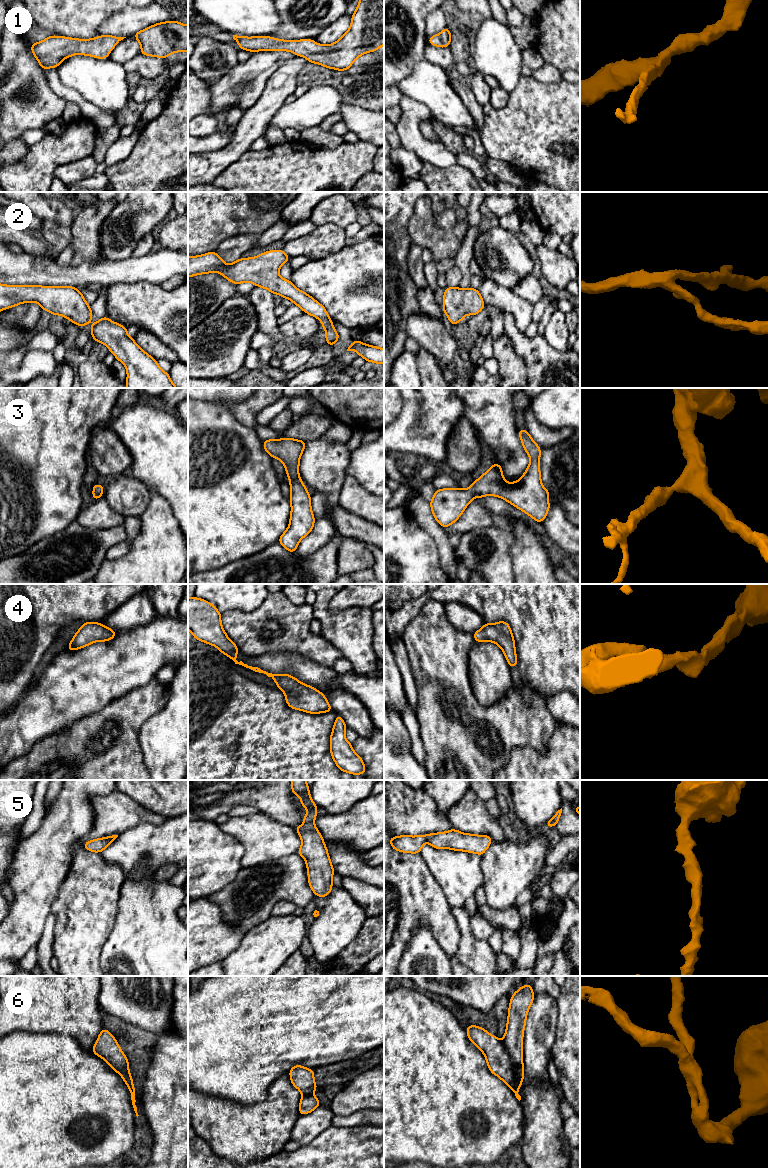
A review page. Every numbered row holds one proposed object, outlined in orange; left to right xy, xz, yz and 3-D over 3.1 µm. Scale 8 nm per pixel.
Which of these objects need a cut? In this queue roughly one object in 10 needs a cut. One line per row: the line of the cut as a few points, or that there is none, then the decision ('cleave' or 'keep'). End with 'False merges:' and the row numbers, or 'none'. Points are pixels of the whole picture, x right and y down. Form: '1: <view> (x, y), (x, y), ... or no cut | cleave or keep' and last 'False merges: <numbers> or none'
1: no cut | keep
2: no cut | keep
3: no cut | keep
4: no cut | keep
5: no cut | keep
6: no cut | keep
False merges: none

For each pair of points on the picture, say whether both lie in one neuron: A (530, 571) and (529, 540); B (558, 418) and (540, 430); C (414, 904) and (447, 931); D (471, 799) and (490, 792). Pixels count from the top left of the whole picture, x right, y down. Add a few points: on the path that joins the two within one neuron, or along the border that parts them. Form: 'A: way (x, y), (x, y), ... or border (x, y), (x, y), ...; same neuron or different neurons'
A: way (530, 563), (529, 548); same neuron
B: border (531, 407), (543, 425), (569, 426); different neurons
C: way (422, 906), (439, 923); same neuron
D: border (471, 790), (483, 802); different neurons

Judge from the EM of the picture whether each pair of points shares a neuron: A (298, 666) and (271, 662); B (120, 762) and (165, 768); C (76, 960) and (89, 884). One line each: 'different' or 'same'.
A: same
B: different
C: same

